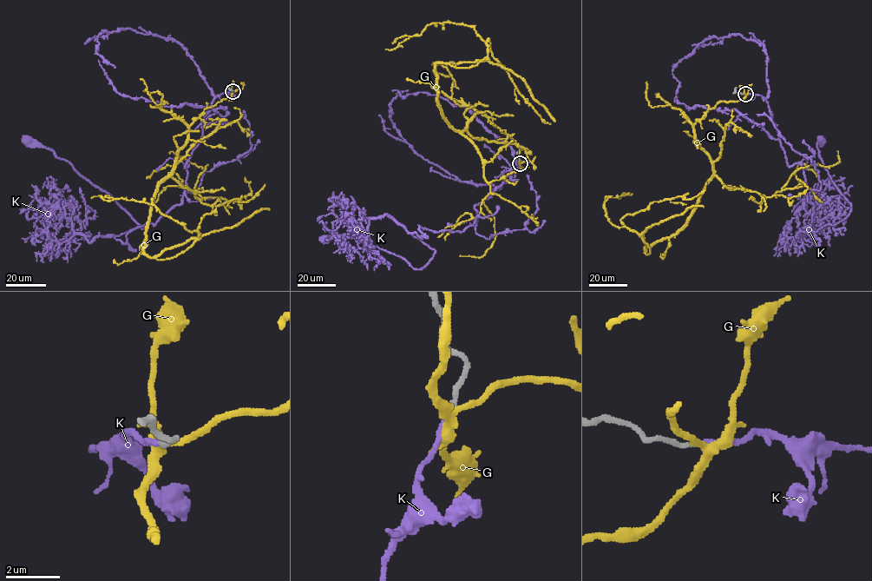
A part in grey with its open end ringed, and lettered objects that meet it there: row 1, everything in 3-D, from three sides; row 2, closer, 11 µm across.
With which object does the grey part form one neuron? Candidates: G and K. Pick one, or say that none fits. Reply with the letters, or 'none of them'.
K

